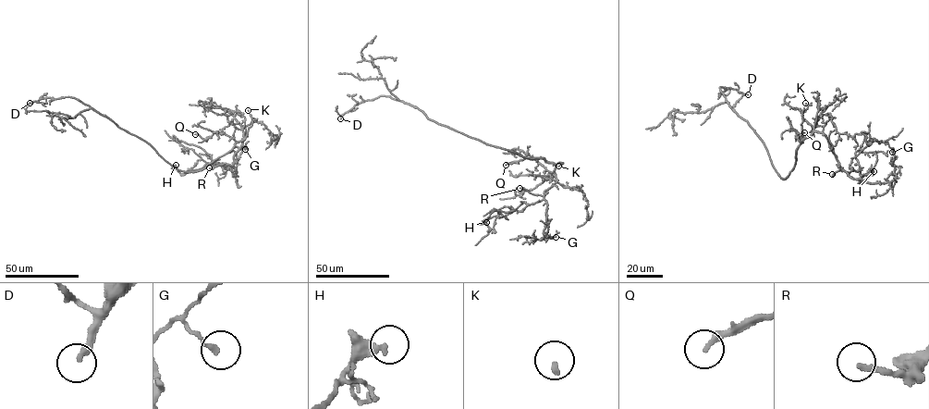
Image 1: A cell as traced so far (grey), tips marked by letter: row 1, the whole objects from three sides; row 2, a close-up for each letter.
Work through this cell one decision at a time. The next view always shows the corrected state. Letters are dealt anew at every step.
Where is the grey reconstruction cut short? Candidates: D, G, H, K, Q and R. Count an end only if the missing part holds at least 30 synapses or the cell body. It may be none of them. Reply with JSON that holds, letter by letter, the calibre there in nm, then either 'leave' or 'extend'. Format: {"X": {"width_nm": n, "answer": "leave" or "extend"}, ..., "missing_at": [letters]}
{"D": {"width_nm": 240, "answer": "extend"}, "G": {"width_nm": 190, "answer": "leave"}, "H": {"width_nm": 280, "answer": "leave"}, "K": {"width_nm": 170, "answer": "extend"}, "Q": {"width_nm": 260, "answer": "leave"}, "R": {"width_nm": 200, "answer": "leave"}, "missing_at": ["D", "K"]}

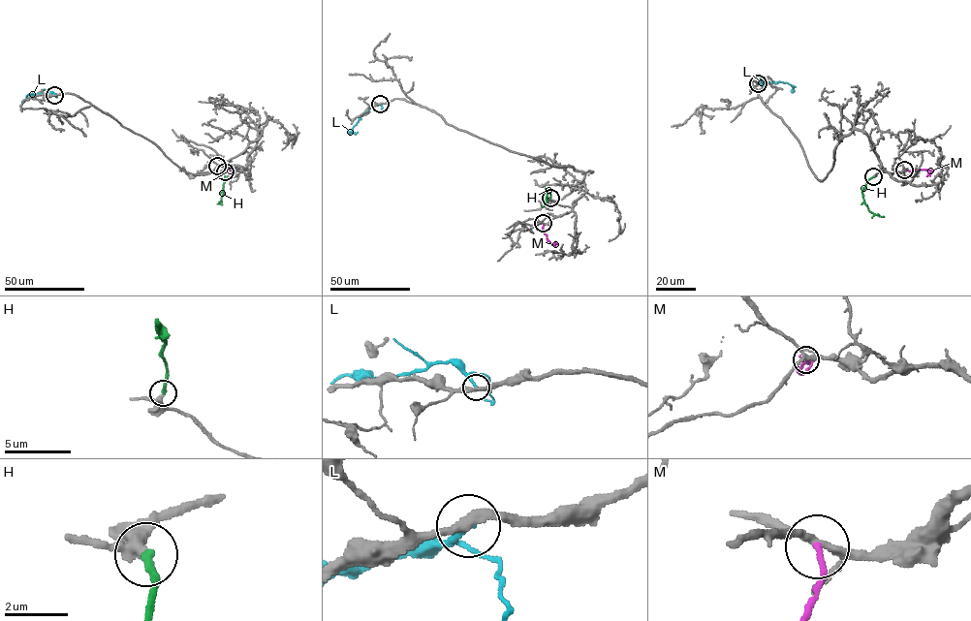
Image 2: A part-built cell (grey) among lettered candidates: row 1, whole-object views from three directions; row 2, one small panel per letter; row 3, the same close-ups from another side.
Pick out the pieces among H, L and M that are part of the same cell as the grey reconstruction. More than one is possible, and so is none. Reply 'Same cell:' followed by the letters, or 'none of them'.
Same cell: H

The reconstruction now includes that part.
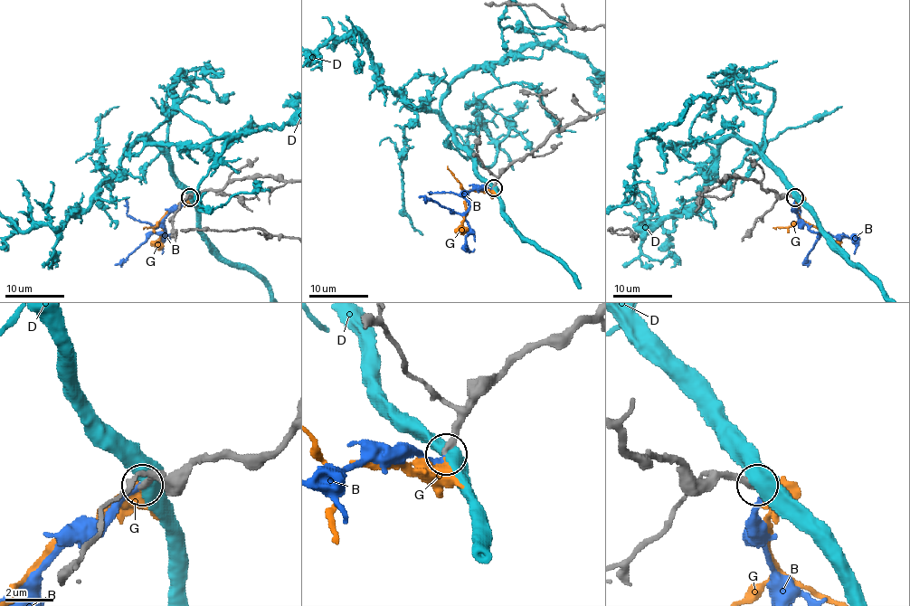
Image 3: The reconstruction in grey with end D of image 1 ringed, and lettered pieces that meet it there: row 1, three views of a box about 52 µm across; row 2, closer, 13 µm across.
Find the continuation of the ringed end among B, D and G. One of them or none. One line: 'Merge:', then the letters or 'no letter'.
Merge: B

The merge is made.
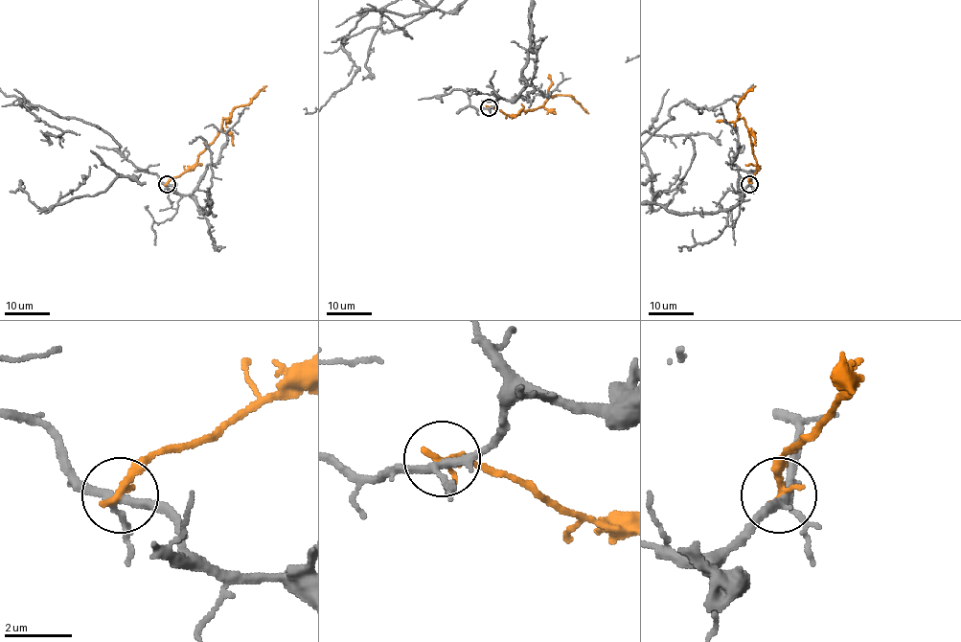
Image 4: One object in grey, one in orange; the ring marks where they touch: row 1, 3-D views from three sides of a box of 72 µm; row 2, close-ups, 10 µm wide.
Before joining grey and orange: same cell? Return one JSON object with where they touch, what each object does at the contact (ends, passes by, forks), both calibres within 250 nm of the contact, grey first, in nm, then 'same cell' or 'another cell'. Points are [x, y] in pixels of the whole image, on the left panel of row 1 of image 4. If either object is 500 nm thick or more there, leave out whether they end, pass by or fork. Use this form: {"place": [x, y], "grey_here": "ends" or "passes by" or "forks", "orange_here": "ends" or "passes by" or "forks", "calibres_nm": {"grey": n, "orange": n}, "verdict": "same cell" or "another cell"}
{"place": [167, 184], "grey_here": "forks", "orange_here": "ends", "calibres_nm": {"grey": 220, "orange": 280}, "verdict": "another cell"}

